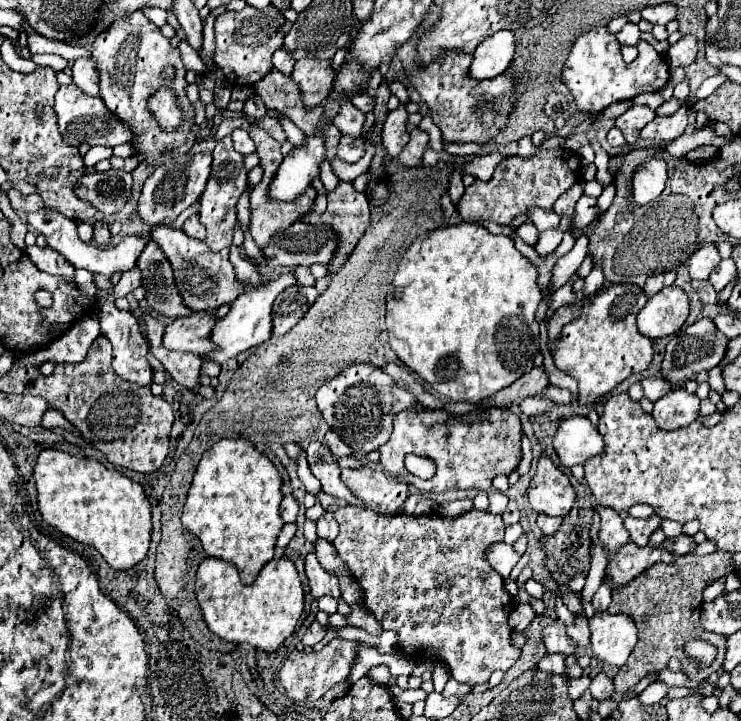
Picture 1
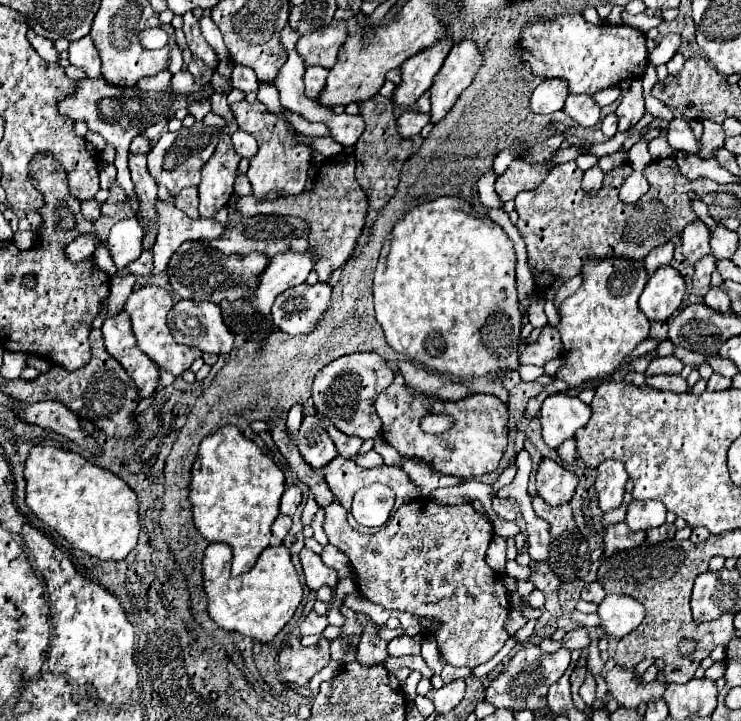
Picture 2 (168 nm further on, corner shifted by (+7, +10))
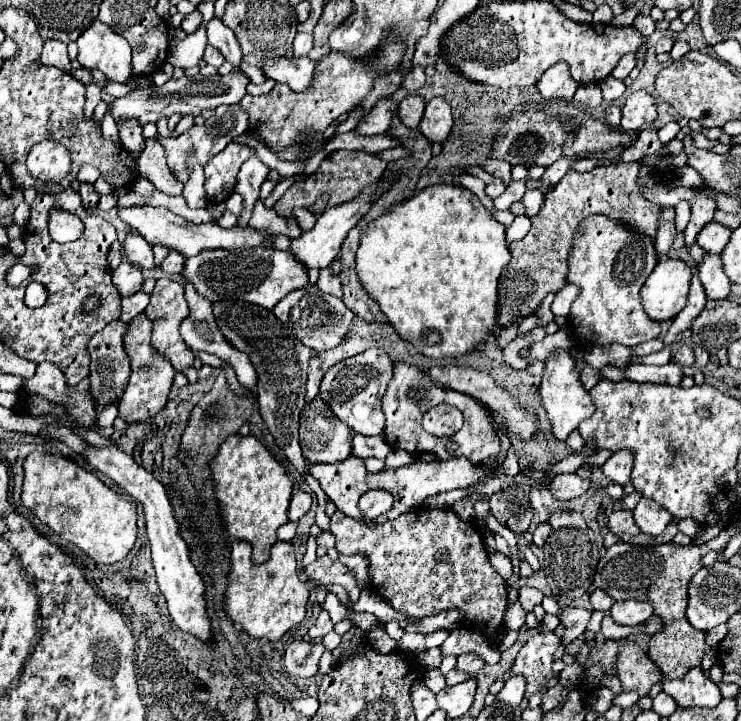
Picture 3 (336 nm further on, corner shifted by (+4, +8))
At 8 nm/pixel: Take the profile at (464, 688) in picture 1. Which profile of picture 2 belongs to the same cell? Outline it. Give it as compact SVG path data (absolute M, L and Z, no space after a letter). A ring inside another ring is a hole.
M446 664L440 676L442 676L442 680L448 684L448 682L452 682L452 680L458 680L458 678L468 678L470 674L472 674L472 670L470 670L470 668L456 668L456 666L450 666L450 664Z

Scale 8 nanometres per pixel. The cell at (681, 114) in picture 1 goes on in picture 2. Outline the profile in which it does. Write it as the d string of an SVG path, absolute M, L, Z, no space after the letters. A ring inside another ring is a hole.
M672 118L668 122L668 142L672 148L682 150L682 152L694 152L698 154L698 140L694 138L688 122L684 118Z

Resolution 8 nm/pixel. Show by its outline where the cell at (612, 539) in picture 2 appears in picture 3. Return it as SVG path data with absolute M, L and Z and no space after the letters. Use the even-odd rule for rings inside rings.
M615 510L607 522L607 528L613 532L613 534L623 534L623 532L629 532L629 534L637 534L639 528L635 526L635 520L633 520L633 512L631 510Z

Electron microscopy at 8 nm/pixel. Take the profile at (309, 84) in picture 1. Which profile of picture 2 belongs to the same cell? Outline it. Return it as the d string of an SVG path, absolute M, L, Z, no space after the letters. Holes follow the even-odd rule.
M332 20L332 24L320 32L304 34L298 44L296 52L302 56L304 66L322 66L332 68L338 60L340 44L346 40L346 20Z

